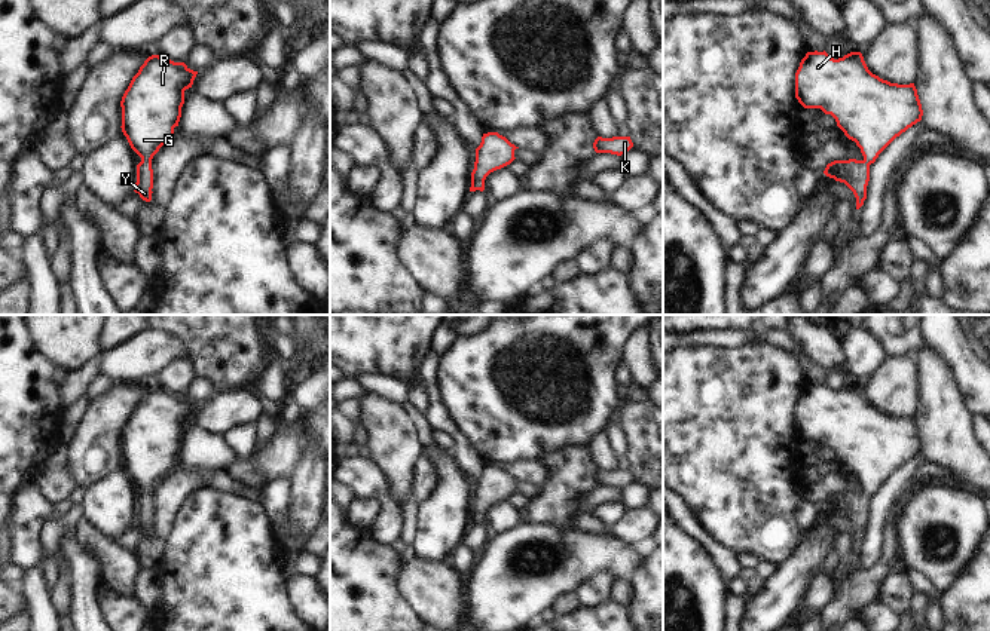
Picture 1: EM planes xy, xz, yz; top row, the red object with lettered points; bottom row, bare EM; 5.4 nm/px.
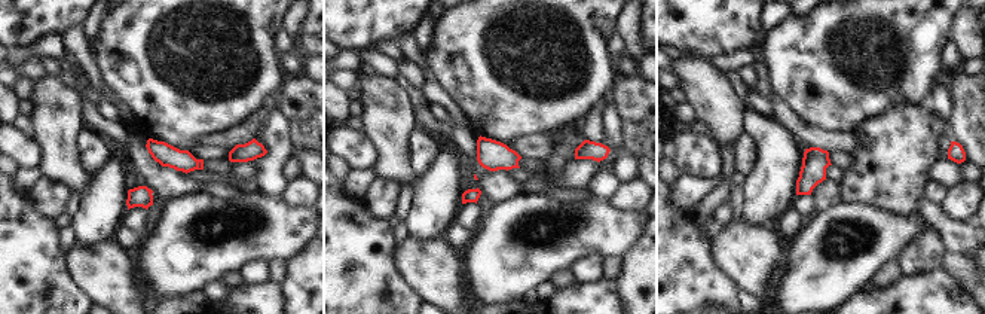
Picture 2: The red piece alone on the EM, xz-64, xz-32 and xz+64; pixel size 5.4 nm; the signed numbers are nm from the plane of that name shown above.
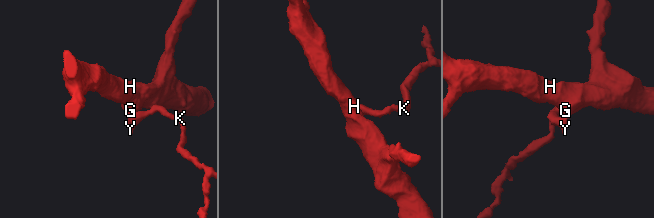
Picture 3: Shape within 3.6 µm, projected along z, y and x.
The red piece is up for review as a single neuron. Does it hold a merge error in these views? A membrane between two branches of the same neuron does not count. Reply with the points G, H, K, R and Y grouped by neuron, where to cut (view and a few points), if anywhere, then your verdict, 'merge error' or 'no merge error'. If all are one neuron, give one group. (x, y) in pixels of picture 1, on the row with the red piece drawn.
G H K R Y; no cut; no merge error

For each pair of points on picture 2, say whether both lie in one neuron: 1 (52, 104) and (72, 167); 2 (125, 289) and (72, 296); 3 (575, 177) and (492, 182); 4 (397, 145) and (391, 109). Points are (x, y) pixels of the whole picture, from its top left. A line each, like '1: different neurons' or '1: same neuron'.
1: same neuron
2: different neurons
3: different neurons
4: same neuron

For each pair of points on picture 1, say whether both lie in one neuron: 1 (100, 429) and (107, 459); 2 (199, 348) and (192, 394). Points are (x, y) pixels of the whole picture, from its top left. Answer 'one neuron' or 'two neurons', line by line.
1: one neuron
2: two neurons

